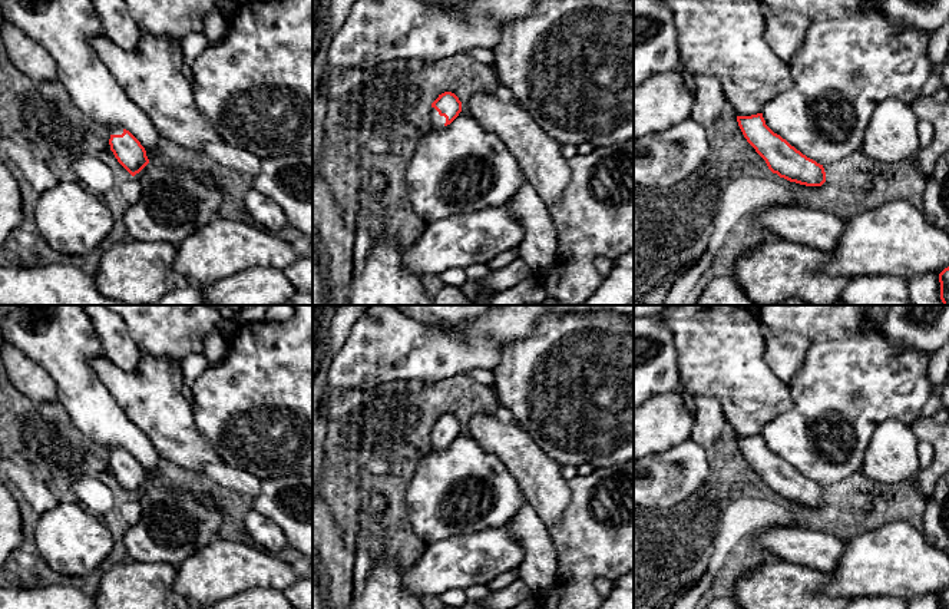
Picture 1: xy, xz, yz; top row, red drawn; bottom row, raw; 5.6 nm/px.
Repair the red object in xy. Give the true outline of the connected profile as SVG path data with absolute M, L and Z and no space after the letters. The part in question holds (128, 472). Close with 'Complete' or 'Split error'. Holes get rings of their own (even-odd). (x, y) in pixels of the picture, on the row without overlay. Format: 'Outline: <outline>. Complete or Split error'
Outline: M112 447L109 466L118 483L132 497L139 494L149 484L145 469L126 450Z. Split error

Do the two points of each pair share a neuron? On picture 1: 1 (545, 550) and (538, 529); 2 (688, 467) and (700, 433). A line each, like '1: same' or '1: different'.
1: same
2: different

